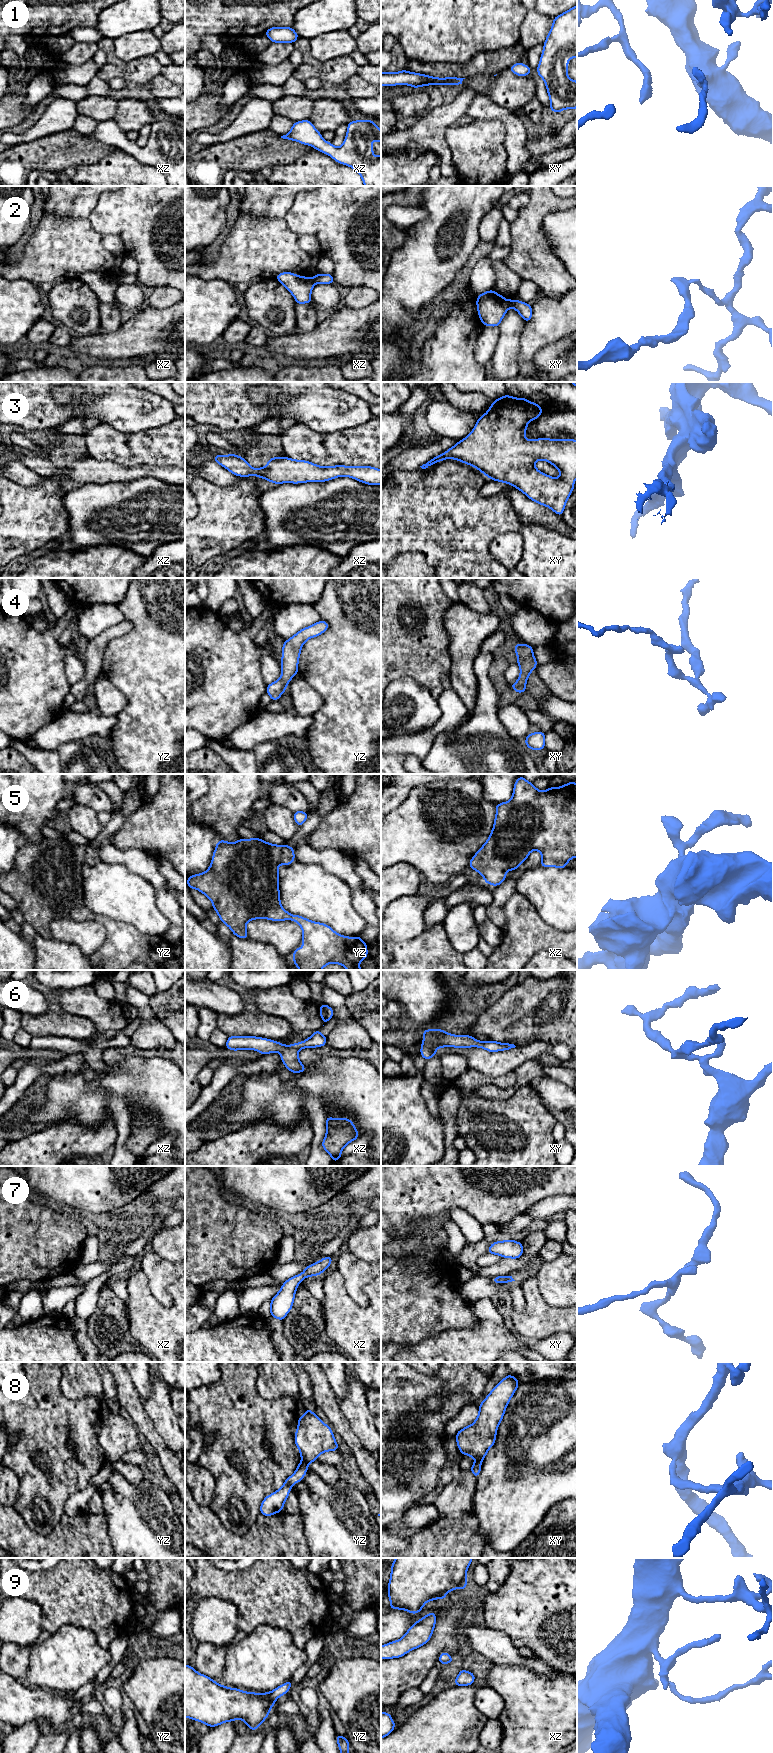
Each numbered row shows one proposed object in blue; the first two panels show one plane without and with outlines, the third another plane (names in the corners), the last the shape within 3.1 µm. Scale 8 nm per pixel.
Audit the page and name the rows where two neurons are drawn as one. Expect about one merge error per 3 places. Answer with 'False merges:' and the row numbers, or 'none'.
False merges: 2, 8

